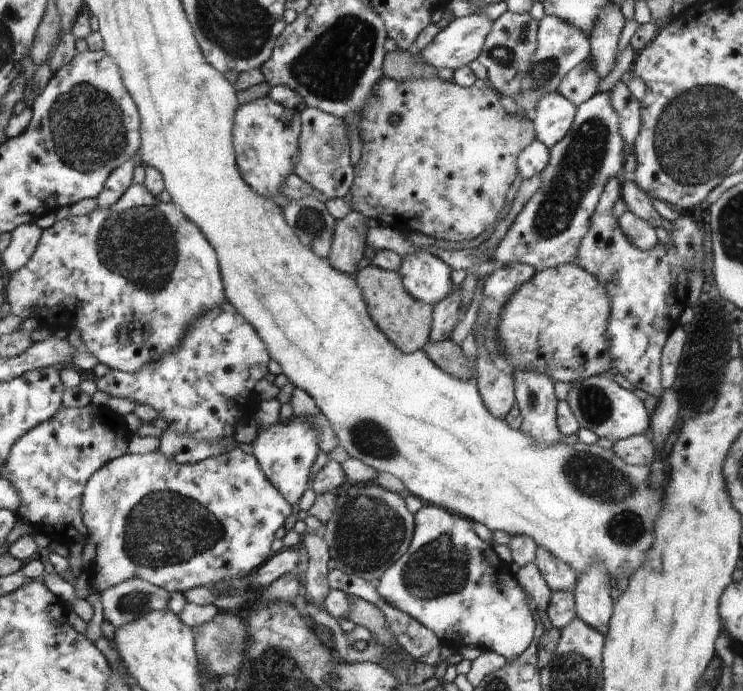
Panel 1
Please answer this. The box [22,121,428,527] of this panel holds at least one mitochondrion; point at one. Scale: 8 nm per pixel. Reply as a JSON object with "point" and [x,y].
{"point":[136,244]}

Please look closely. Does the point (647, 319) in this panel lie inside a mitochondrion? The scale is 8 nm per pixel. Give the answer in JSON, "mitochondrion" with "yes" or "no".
{"mitochondrion":"no"}

